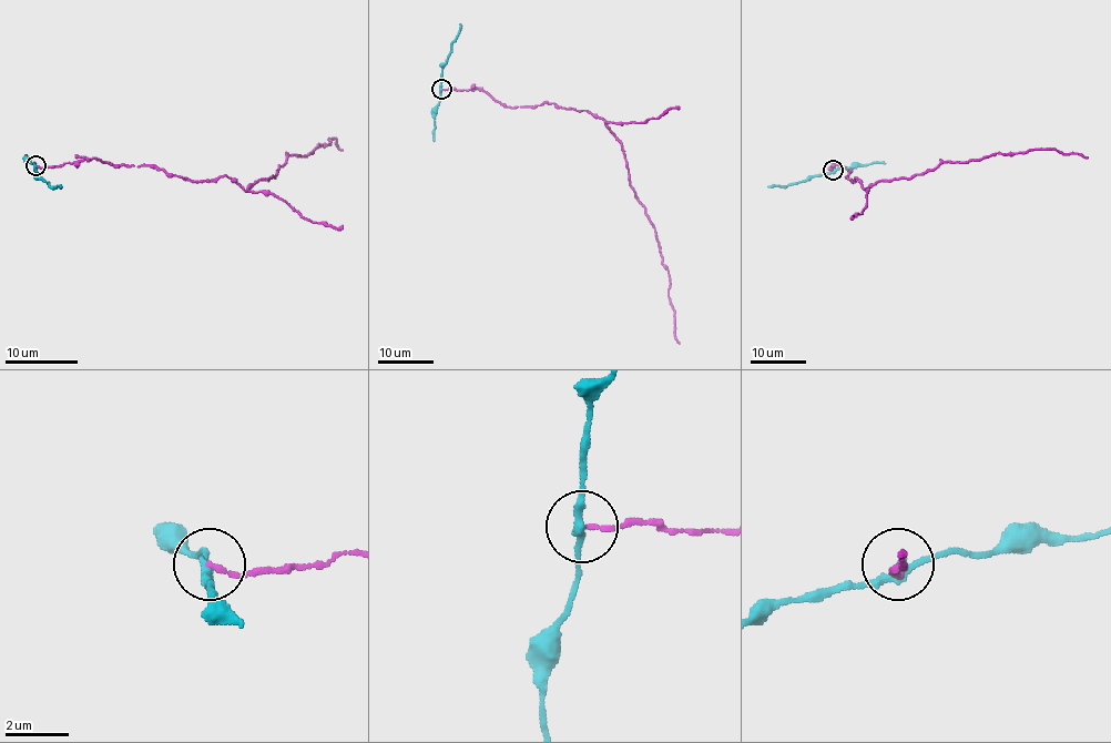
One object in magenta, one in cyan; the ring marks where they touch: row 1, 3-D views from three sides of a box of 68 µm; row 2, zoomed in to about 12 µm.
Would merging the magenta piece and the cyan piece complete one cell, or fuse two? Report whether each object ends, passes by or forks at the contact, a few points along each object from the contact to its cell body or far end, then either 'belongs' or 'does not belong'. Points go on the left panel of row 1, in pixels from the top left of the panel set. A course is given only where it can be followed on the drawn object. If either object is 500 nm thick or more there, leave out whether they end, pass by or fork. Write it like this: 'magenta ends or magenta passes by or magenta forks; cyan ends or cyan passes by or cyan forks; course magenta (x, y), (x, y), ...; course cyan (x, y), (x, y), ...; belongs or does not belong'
magenta ends; cyan passes by; course magenta (34, 165), (93, 158), (156, 165), (197, 181), (224, 176), (246, 191), (318, 143), (335, 138), (342, 151); course cyan (34, 165), (34, 171), (51, 186), (60, 186); does not belong

